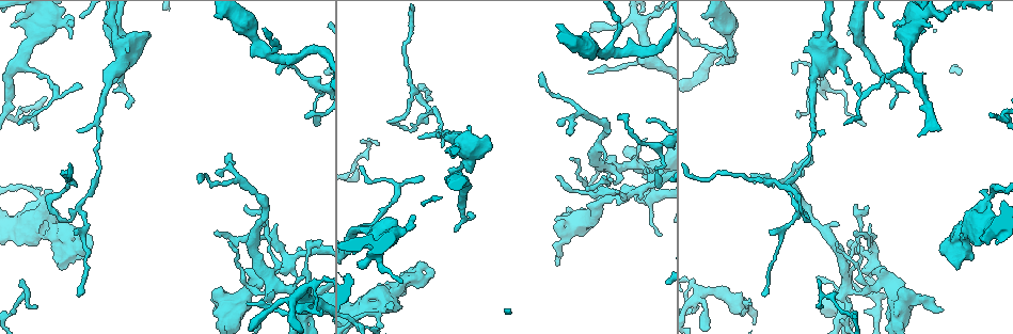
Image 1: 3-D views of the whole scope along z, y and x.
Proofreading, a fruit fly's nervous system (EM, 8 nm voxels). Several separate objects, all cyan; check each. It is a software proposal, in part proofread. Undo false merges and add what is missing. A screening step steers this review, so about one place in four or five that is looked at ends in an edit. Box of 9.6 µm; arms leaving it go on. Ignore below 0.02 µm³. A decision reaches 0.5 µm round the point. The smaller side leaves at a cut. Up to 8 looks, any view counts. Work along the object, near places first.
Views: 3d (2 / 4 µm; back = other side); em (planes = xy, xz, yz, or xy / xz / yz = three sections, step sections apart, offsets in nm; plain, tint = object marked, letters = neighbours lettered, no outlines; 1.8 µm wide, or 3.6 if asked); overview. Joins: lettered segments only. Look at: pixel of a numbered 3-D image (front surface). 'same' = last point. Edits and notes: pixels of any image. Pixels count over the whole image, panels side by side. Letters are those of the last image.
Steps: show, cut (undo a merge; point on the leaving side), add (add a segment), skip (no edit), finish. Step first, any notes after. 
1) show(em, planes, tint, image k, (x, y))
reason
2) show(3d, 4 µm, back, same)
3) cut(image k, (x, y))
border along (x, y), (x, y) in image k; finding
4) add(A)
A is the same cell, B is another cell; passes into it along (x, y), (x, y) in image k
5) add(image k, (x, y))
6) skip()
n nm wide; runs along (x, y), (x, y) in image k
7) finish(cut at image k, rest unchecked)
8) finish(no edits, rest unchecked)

show(3d, 4 µm, back, image 1, (294, 299))

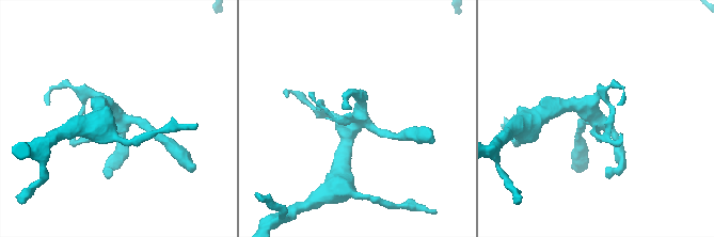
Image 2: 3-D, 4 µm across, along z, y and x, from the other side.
show(em, planes, plain, image 2, (116, 115))
need the tissue

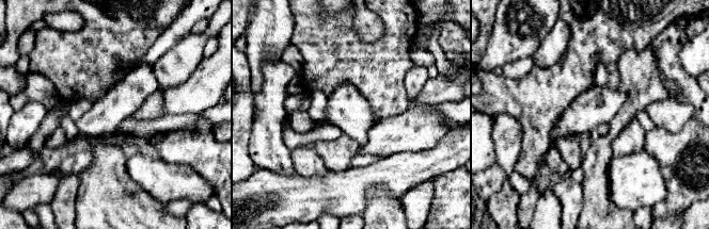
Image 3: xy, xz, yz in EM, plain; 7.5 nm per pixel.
show(em, planes, letters, same)
see the neighbours

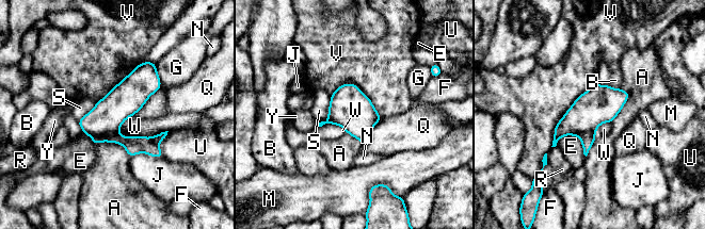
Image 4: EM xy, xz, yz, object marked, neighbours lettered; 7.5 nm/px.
skip()
A, B, E, F, G, J, M, N, Q, R, S, U, V, W and Y are other cells; border along (167, 130), (150, 136), (117, 133) in image 4; one neuron here

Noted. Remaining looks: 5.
show(3d, 4 µm, image 1, (643, 168))

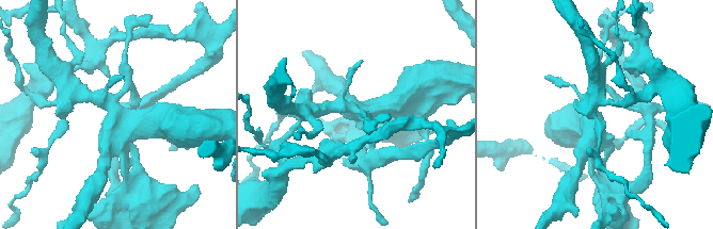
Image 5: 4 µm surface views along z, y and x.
show(em, yz, step 4, tint, image 5, (592, 125))

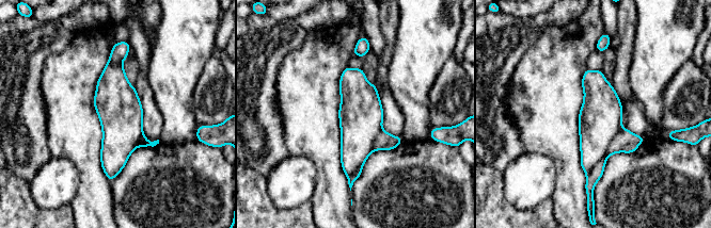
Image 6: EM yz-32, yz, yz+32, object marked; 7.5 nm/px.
show(em, planes, letters, same)

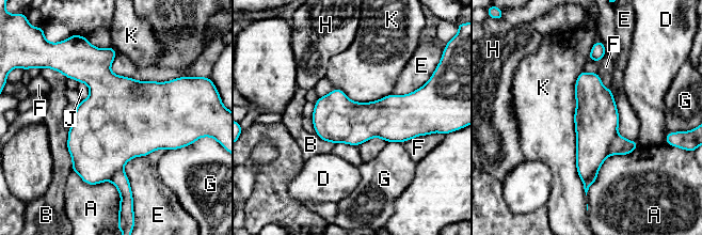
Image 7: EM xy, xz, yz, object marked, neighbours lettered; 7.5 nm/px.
cut(image 7, (620, 145))
340 nm wide; A, B, D, E, F, G, H, J and K are other cells; border along (617, 134), (606, 155) in image 7; two neurons meet here

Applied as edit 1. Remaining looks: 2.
show(em, planes, letters, image 1, (398, 288))
four or more arms meet

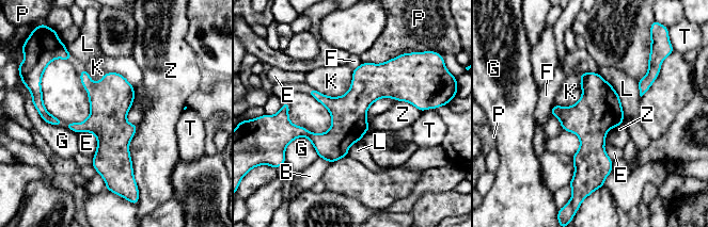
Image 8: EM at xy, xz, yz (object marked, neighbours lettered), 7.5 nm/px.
skip()
B, E, F, G, K, L, P, T and Z are other cells; runs along (415, 100), (375, 91), (328, 138), (290, 128) in image 8; all the same neuron

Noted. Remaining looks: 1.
show(em, planes, letters, image 1, (825, 87))
thick turns thin

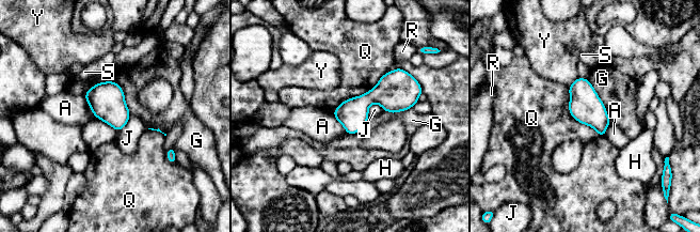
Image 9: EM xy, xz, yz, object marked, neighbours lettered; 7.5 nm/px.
skip()
A, G, H, J, Q, R, S and Y are other cells; border along (568, 87), (569, 112), (603, 137) in image 9; one neuron here

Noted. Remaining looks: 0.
finish(cut at image 7, rest unchecked)

